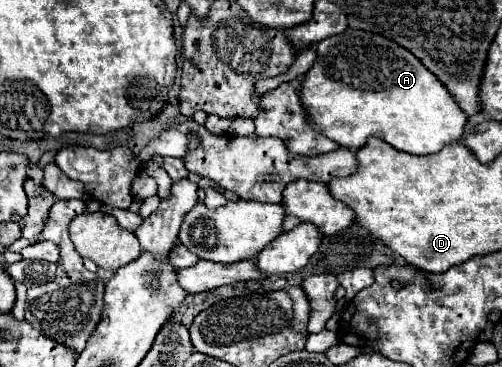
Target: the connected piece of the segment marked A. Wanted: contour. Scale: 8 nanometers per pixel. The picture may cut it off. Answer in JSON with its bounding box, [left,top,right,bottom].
[300,29,466,155]

